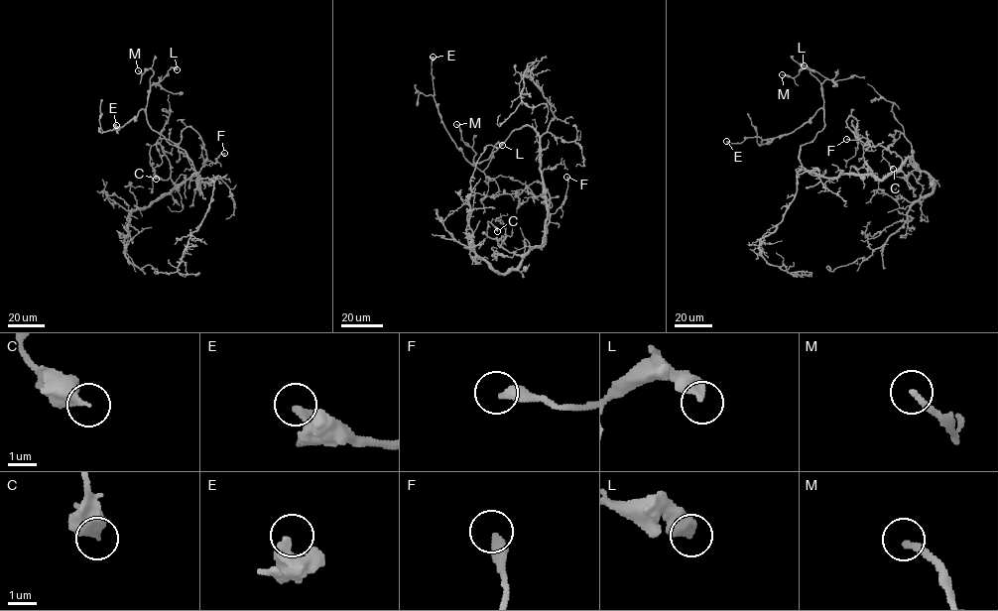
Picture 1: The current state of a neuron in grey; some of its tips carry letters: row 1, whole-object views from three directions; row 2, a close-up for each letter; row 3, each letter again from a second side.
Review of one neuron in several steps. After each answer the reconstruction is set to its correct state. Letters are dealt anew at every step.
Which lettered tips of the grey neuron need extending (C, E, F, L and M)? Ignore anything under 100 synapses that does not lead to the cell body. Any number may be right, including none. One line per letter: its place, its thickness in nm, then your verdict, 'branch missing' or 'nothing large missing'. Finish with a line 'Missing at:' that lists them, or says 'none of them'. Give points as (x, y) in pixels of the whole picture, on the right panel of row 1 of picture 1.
C: place (893, 169); calibre 420 nm; nothing large missing
E: place (726, 141); calibre 380 nm; nothing large missing
F: place (846, 139); calibre 400 nm; nothing large missing
L: place (804, 65); calibre 440 nm; nothing large missing
M: place (782, 74); calibre 190 nm; nothing large missing
Missing at: none of them

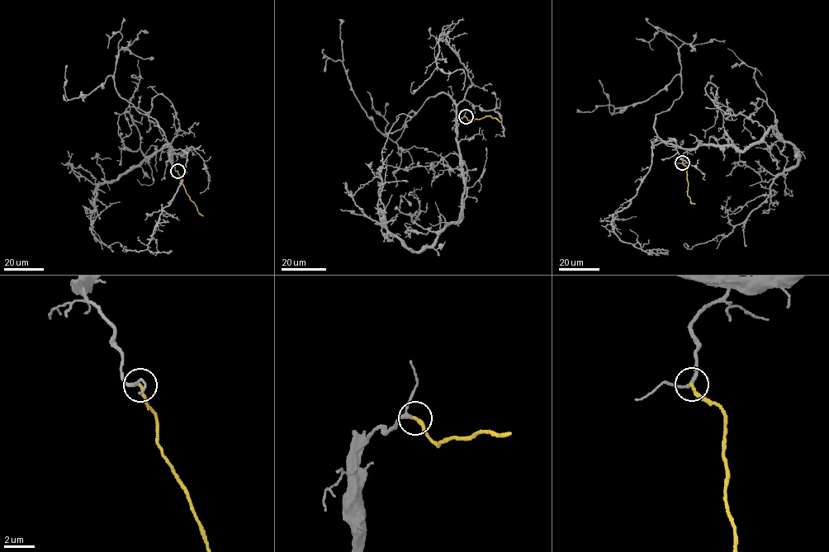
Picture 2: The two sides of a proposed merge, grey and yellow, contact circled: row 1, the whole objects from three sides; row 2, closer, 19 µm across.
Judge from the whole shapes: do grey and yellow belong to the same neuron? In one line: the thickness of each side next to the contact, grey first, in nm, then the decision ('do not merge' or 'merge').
170/200 nm | merge

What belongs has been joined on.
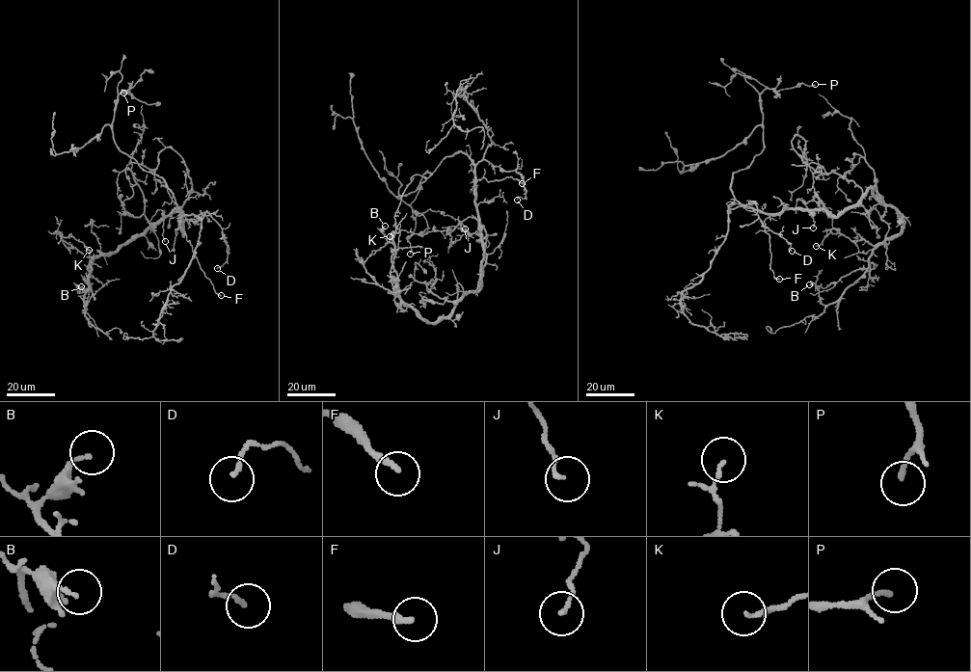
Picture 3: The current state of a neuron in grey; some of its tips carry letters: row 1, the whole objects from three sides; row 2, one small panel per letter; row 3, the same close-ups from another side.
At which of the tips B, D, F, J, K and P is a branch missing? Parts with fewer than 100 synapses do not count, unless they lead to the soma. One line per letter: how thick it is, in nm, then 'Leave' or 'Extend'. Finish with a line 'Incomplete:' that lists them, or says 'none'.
B: Thickness 140 nm. Leave
D: Thickness 130 nm. Leave
F: Thickness 220 nm. Extend
J: Thickness 130 nm. Leave
K: Thickness 70 nm. Leave
P: Thickness 140 nm. Leave
Incomplete: F

